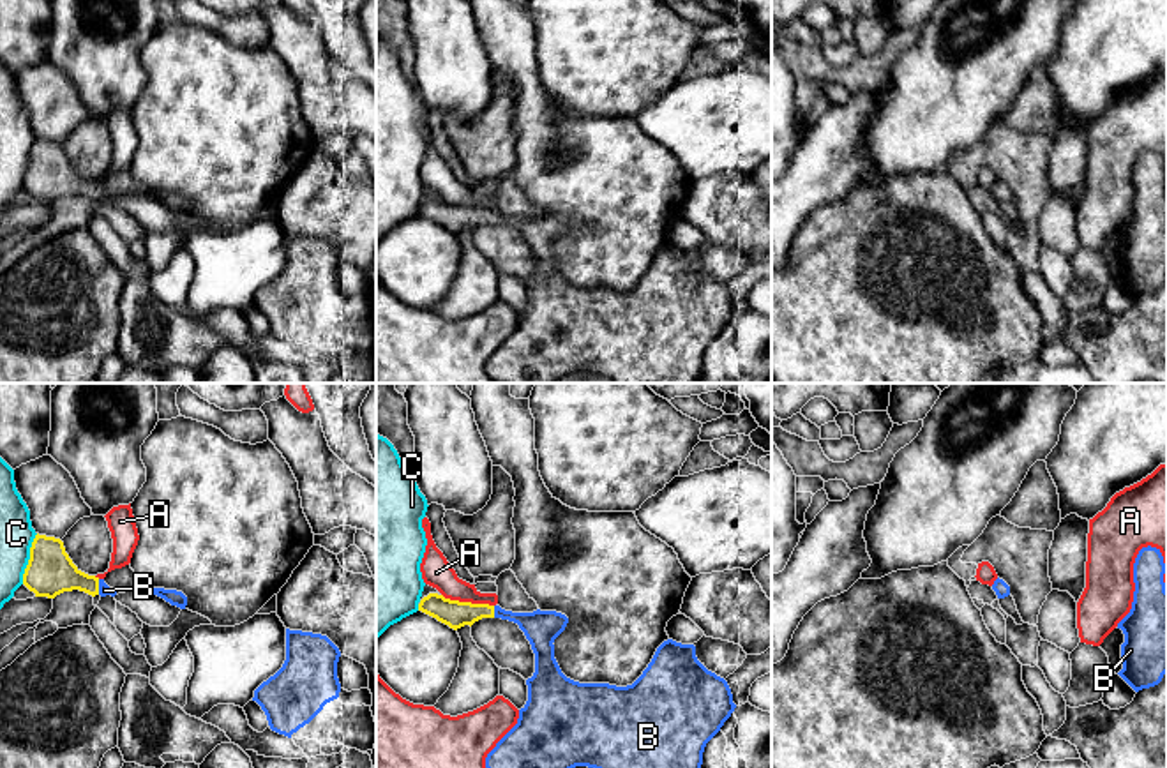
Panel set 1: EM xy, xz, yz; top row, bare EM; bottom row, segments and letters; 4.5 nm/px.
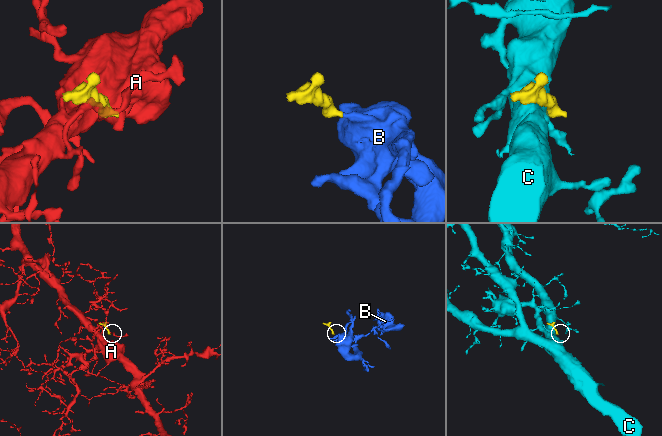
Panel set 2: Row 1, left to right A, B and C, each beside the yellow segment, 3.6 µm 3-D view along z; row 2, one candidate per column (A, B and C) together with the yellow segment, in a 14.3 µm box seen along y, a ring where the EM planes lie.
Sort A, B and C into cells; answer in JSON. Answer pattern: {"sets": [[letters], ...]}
{"sets": [["A"], ["B"], ["C"]]}

